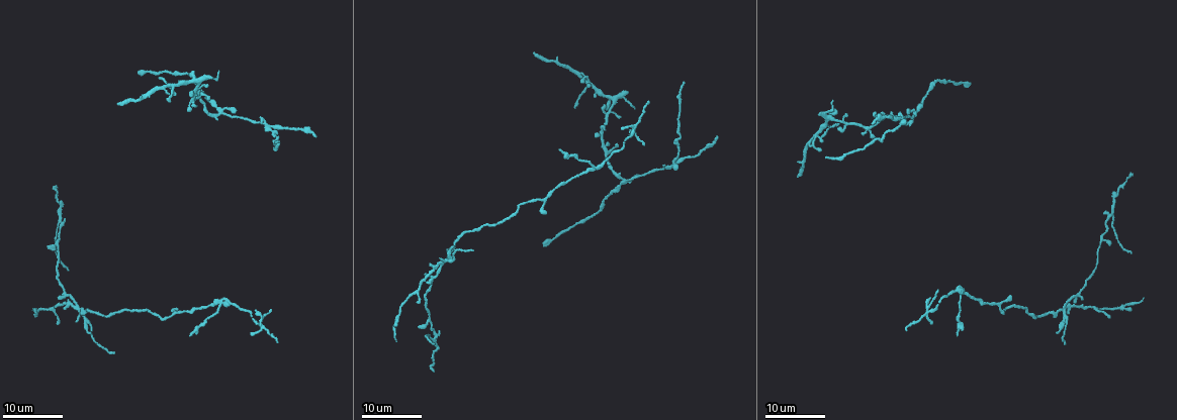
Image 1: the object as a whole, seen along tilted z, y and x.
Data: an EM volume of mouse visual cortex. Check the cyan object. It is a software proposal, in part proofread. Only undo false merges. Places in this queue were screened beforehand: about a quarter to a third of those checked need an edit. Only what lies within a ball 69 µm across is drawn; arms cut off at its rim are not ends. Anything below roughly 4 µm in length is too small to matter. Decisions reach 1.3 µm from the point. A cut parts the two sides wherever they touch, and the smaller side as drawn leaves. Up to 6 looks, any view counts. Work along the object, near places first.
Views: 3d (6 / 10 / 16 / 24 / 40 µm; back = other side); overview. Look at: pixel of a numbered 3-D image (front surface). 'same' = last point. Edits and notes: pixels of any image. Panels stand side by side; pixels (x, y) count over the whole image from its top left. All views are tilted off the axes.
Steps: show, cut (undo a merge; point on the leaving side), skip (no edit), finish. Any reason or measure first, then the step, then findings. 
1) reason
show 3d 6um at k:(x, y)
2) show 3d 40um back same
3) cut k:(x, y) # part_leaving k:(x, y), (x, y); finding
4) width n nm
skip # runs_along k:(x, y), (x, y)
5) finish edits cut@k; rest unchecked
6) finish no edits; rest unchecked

four arms meet
show 3d 24um at 1:(622, 182)

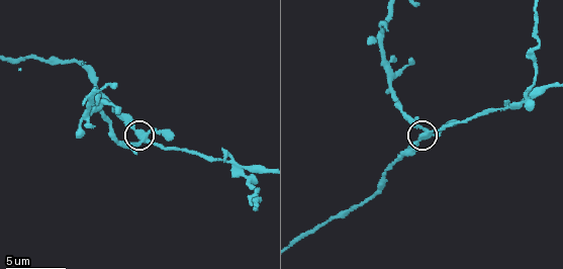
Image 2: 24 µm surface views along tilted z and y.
show 3d 6um at 2:(424, 135)

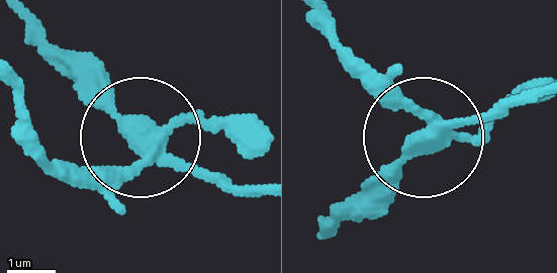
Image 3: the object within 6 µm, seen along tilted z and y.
side_arm 23 um
cut 3:(107, 110) # part_leaving 3:(166, 145), (255, 187); a second cell is stuck on

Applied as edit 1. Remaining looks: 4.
small branch off a trunk
show 3d 6um at 2:(92, 95)

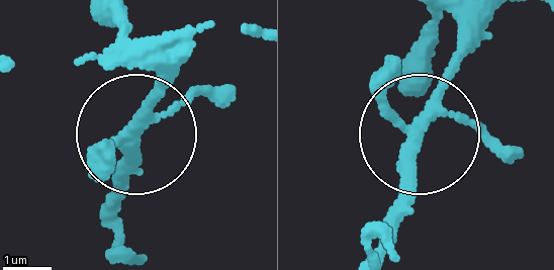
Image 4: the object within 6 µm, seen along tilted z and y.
show 3d 6um back at 4:(412, 136)

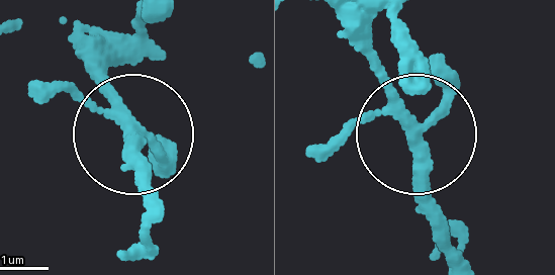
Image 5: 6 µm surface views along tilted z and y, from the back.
skip # all the same cell

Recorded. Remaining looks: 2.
show 3d 16um at 1:(224, 298)

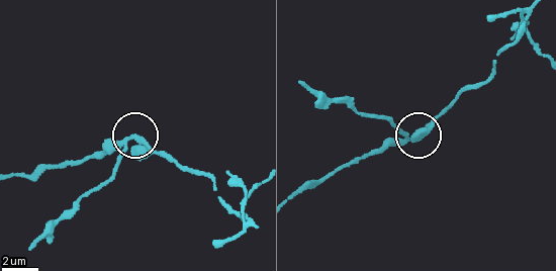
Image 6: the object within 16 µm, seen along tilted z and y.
show 3d 10um at 6:(131, 138)

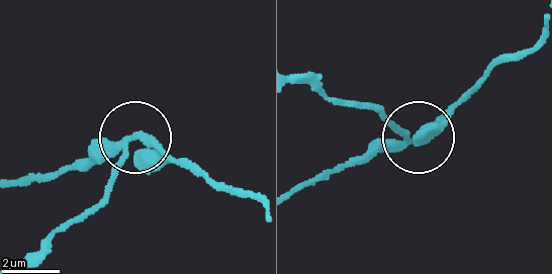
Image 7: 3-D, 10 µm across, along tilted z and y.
cut 7:(108, 180) # part_leaving 7:(129, 148), (106, 192), (32, 258); two cells meet here

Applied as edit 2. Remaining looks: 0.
finish edits cut@3, cut@7; rest unchecked

